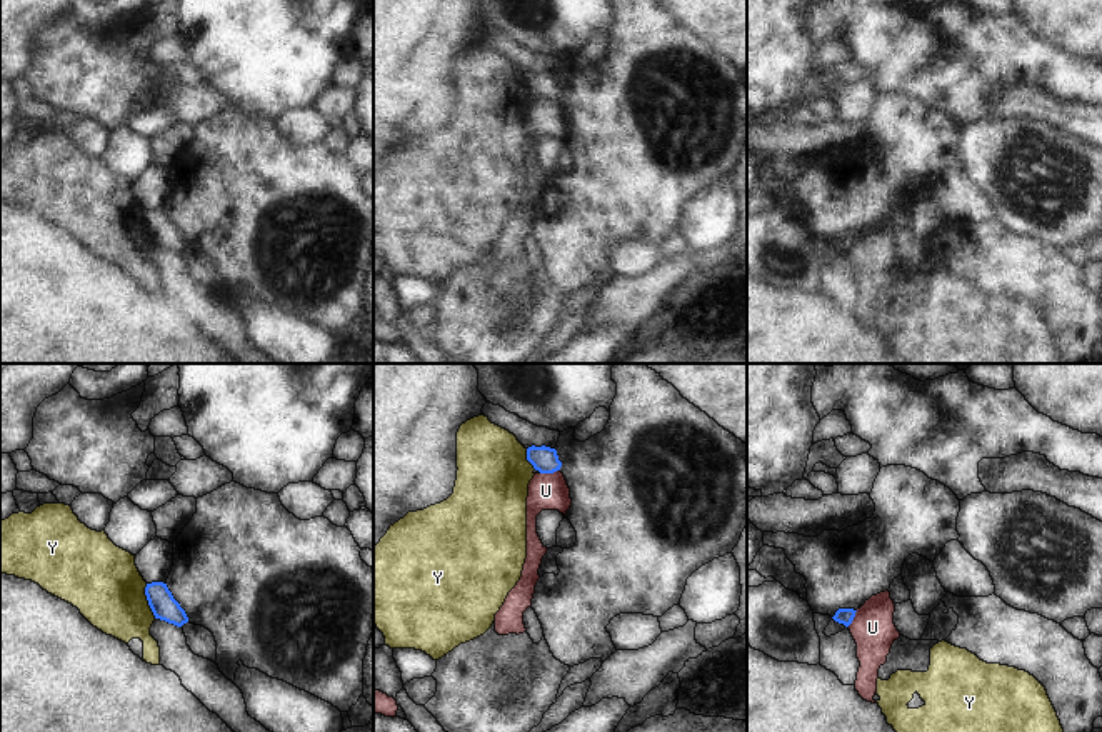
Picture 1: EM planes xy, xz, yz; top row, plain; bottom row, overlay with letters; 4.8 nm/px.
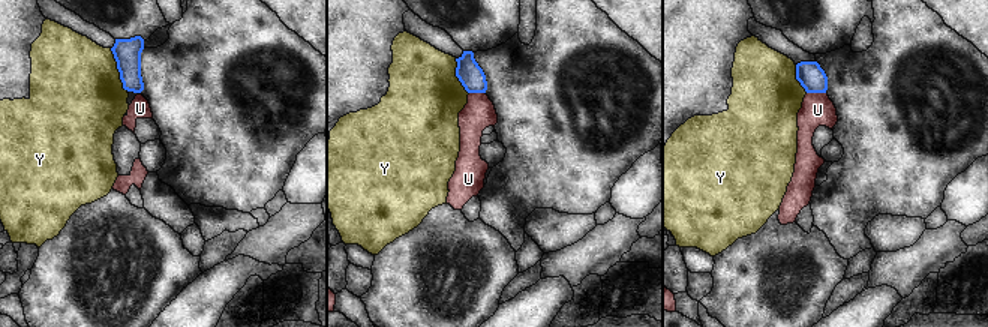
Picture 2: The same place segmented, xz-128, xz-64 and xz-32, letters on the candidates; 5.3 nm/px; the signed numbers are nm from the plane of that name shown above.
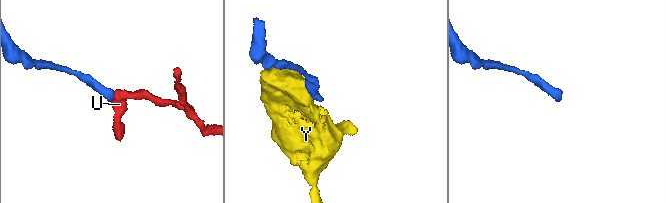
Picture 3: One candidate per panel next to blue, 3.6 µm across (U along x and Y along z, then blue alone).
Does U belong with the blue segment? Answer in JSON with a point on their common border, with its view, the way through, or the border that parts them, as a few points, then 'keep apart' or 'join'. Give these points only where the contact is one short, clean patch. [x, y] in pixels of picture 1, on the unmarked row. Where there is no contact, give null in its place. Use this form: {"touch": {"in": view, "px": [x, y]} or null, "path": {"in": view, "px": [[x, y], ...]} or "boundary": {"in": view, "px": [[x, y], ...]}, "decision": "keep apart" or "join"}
{"touch": {"in": "xz", "px": [549, 99]}, "decision": "keep apart"}

